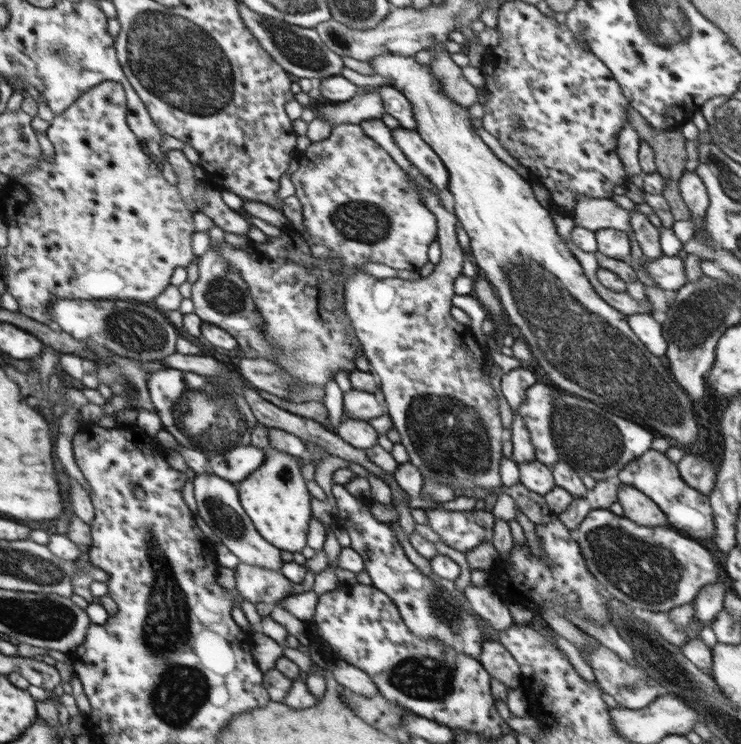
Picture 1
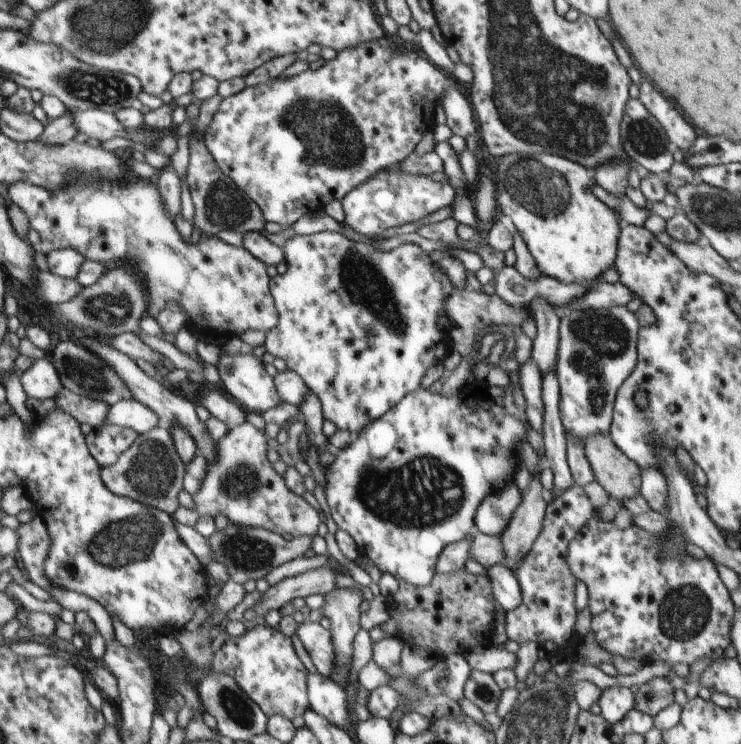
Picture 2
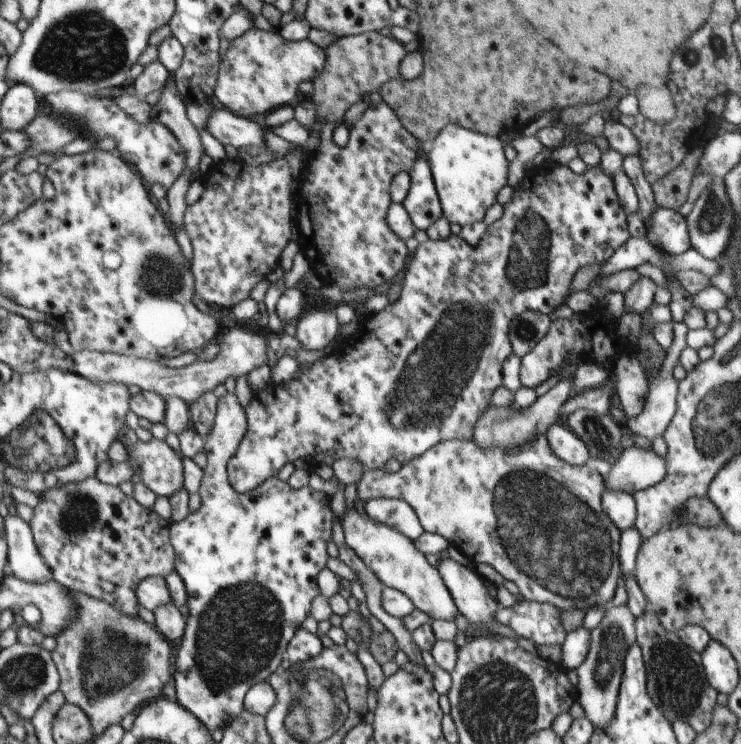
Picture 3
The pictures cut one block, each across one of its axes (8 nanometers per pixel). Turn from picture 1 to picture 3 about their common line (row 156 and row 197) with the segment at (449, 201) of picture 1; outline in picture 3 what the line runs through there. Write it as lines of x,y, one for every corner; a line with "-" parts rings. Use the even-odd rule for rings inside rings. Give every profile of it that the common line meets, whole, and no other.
426,152
419,153
414,168
408,174
411,176
411,187
402,204
417,228
426,231
443,216

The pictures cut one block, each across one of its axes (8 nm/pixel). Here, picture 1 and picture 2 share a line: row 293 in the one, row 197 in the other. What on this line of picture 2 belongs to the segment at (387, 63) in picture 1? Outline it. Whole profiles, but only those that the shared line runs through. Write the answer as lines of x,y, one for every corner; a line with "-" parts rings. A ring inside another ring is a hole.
507,154
501,159
496,166
494,180
499,213
510,218
520,232
541,274
556,278
564,284
592,284
602,276
604,270
615,267
621,217
594,196
592,188
596,186
596,180
595,176
589,176
590,169
558,154

